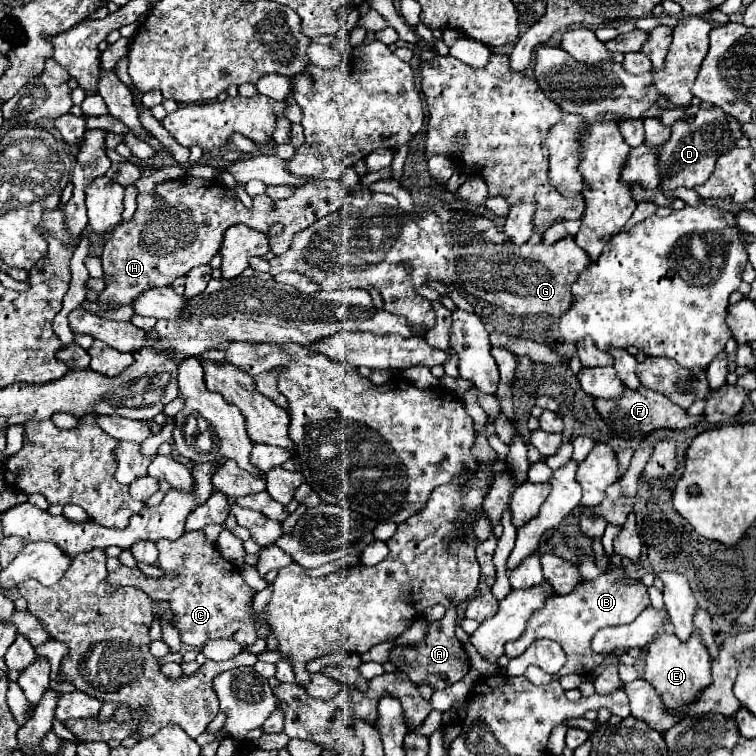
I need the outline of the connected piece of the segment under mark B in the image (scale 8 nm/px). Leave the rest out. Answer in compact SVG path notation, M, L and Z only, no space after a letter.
M610 568L608 572L600 574L594 582L580 582L570 594L564 594L564 596L554 594L554 596L546 598L544 606L530 616L524 634L518 640L506 644L506 656L508 658L516 658L518 654L524 654L526 648L534 640L538 640L538 638L552 638L552 640L556 640L562 646L562 650L568 656L568 662L564 664L564 668L558 674L546 674L538 666L528 666L524 676L532 684L536 684L536 686L538 684L548 684L552 680L558 680L564 674L580 674L580 676L592 674L592 670L598 668L604 662L604 658L606 658L606 654L598 654L598 652L594 652L590 648L590 640L594 638L594 634L600 628L604 628L604 626L630 624L632 620L636 620L636 616L644 608L650 606L648 588L642 582L628 584L622 578L628 578L622 568Z

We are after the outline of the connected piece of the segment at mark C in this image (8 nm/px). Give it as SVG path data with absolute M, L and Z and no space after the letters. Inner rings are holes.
M202 530L184 532L184 536L174 542L158 540L156 546L160 554L154 566L164 572L160 578L146 576L138 568L120 566L116 572L108 572L106 584L112 588L132 586L148 594L154 602L152 614L156 620L162 620L162 614L158 614L158 602L166 600L172 610L170 624L180 630L180 640L194 650L200 650L206 640L218 638L234 638L244 648L256 642L256 626L252 622L254 592L240 576L240 570L218 552L214 542L206 540Z

